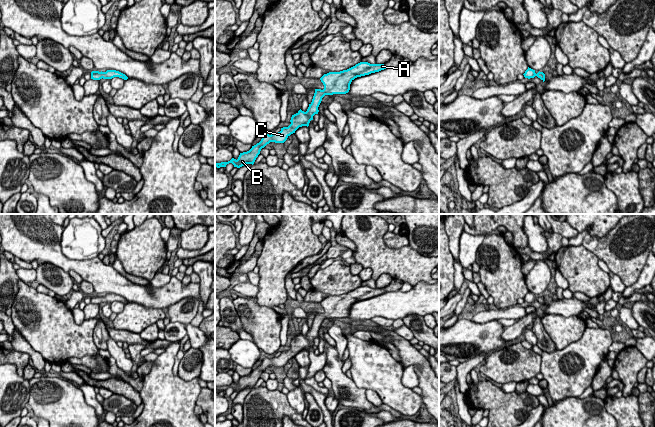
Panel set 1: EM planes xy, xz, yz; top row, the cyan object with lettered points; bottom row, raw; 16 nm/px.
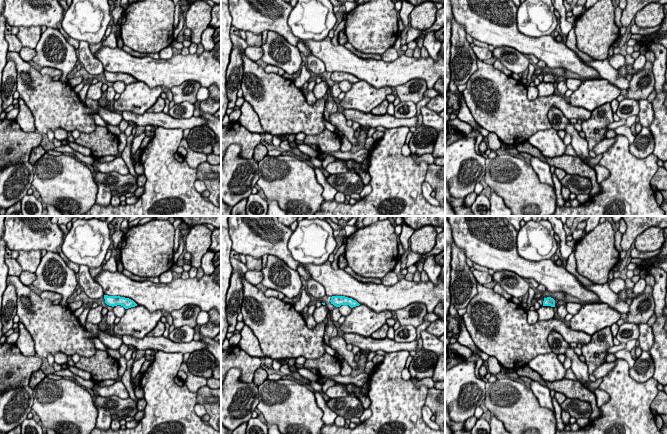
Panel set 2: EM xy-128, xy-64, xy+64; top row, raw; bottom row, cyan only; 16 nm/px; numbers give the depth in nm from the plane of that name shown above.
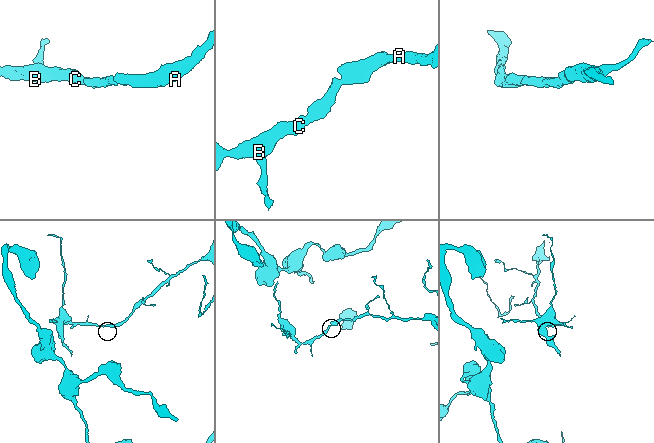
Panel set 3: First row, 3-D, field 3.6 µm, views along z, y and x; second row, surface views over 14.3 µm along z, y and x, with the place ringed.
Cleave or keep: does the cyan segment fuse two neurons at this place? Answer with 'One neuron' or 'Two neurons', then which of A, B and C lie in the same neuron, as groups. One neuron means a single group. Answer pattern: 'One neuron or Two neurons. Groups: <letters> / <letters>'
One neuron. Groups: A B C

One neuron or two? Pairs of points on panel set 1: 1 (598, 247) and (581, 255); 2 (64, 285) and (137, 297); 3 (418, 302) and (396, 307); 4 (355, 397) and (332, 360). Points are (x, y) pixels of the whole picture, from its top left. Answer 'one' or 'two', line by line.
1: two
2: two
3: one
4: one

